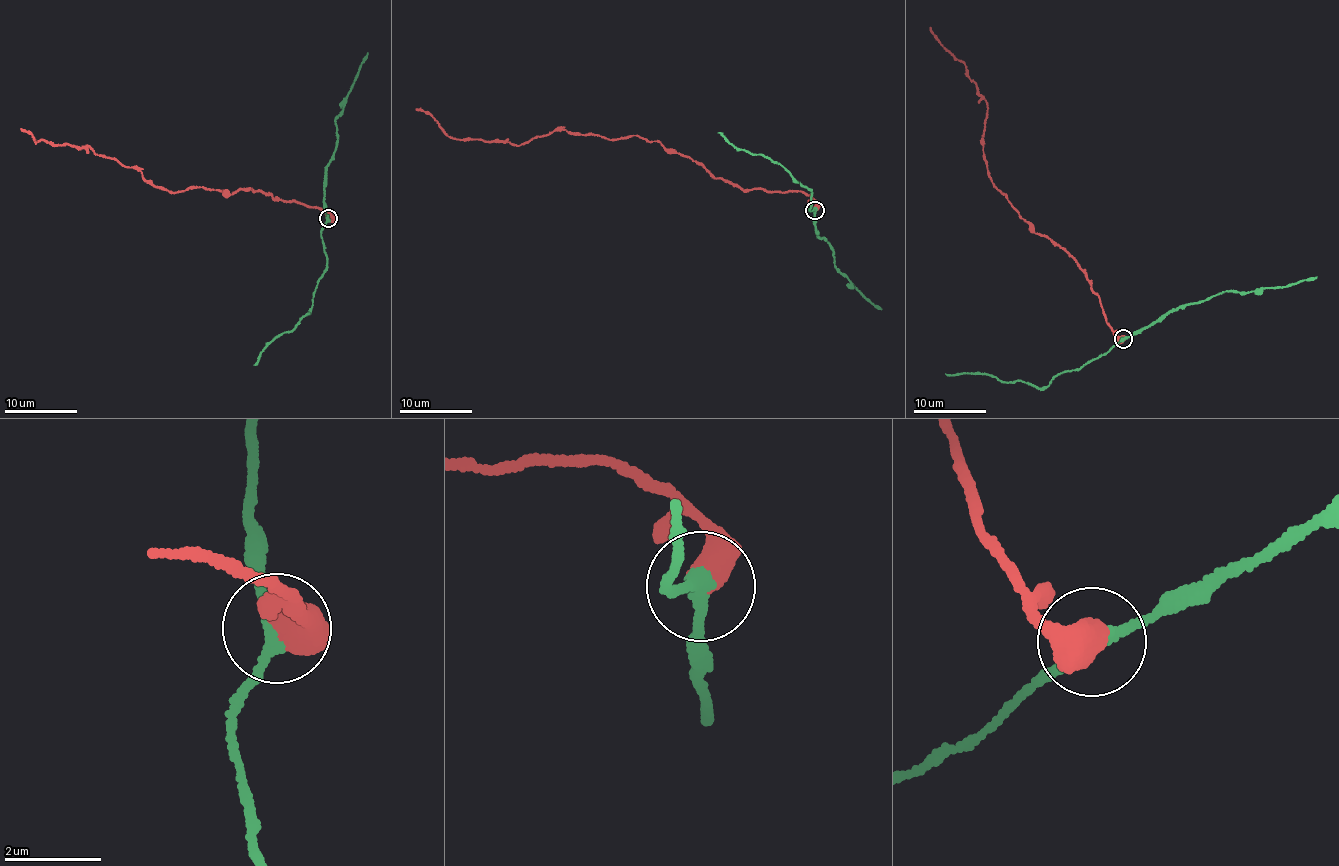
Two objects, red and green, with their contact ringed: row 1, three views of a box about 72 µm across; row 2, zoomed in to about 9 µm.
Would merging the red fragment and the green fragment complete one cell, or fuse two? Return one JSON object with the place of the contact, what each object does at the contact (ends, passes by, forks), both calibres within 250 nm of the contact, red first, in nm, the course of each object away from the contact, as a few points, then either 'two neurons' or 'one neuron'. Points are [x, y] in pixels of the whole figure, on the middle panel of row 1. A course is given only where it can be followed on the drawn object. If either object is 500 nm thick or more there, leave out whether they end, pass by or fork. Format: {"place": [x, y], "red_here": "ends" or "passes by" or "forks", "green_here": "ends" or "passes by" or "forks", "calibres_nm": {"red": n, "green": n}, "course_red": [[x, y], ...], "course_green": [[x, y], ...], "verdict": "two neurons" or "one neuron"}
{"place": [814, 210], "calibres_nm": {"red": 650, "green": 280}, "course_red": [[814, 209], [800, 191], [745, 190], [636, 136], [609, 140], [558, 129], [523, 143], [453, 139], [416, 108]], "course_green": [[814, 209], [815, 231], [828, 243], [835, 267], [866, 300], [880, 308]], "verdict": "two neurons"}

